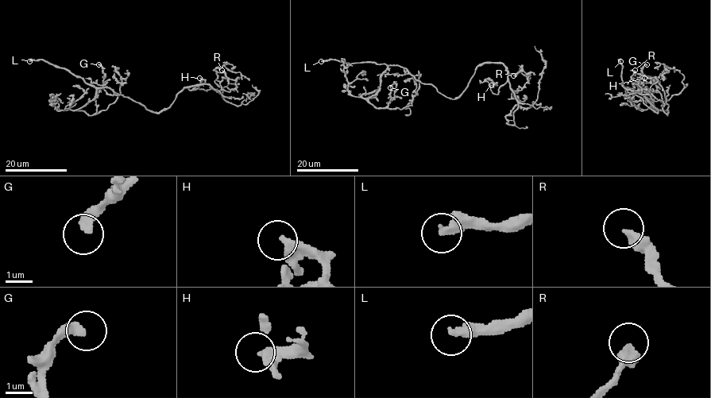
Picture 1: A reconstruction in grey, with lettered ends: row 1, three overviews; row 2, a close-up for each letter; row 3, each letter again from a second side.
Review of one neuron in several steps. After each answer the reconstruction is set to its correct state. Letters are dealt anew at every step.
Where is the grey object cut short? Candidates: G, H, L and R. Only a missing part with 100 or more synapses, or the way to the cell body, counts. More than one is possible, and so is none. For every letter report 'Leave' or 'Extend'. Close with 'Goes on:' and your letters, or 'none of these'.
G: Leave
H: Leave
L: Extend
R: Leave
Goes on: L

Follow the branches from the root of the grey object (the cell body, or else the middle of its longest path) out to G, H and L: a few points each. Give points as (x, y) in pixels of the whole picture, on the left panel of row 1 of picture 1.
G: (153, 111), (106, 87), (77, 109), (96, 112), (104, 79), (98, 64)
H: (153, 111), (166, 110), (183, 88), (208, 84), (215, 90), (194, 89), (205, 82), (199, 78)
L: (153, 111), (109, 88), (89, 86), (81, 78), (41, 59), (29, 61)

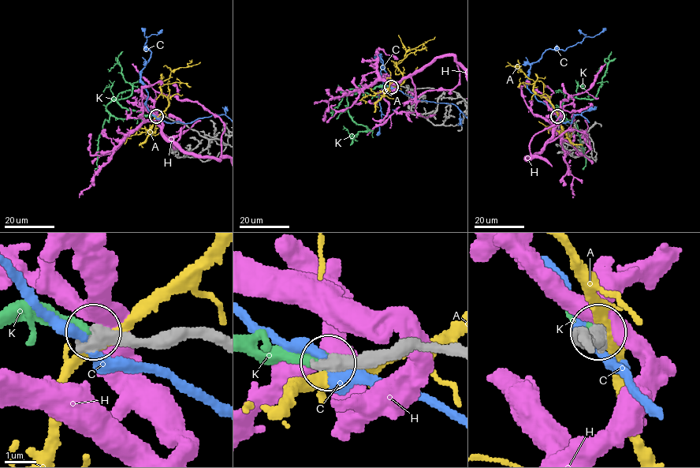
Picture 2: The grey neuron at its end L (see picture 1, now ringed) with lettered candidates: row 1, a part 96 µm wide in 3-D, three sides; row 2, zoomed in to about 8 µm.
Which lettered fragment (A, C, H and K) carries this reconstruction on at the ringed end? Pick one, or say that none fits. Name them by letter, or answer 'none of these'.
K

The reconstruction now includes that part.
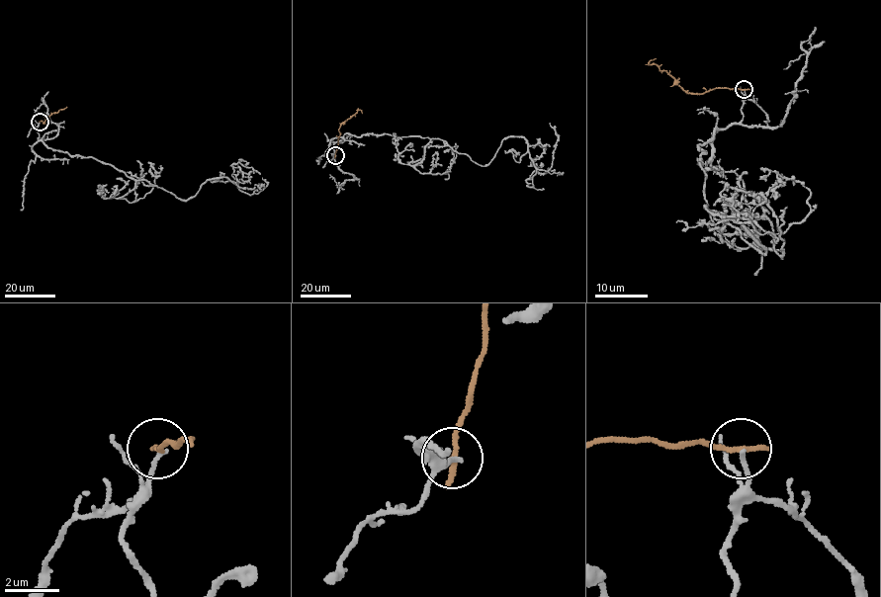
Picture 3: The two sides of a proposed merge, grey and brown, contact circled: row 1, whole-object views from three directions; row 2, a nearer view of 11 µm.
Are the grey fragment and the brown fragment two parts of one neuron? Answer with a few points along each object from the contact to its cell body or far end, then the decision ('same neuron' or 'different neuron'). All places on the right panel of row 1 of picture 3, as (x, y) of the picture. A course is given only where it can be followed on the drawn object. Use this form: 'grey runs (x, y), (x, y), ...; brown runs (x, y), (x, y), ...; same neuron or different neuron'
grey runs (744, 90), (699, 160), (709, 211), (766, 251), (705, 207), (774, 233), (808, 213), (799, 182), (774, 199); brown runs (744, 90), (712, 88), (701, 94), (684, 91), (667, 71), (649, 63), (656, 58); different neuron

